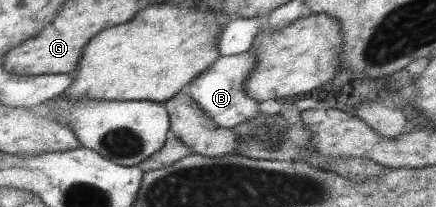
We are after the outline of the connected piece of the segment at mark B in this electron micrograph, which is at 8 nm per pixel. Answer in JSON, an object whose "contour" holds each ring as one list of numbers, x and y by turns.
{"contour":[[253,52,228,56,220,55,211,64,211,67,192,79,182,89,182,92,188,95,198,105,199,109,203,110,204,114,207,114,217,127,229,129,240,123,251,121,260,115,260,112,257,107,258,102,244,92,244,83,252,67,255,67,255,60]]}

